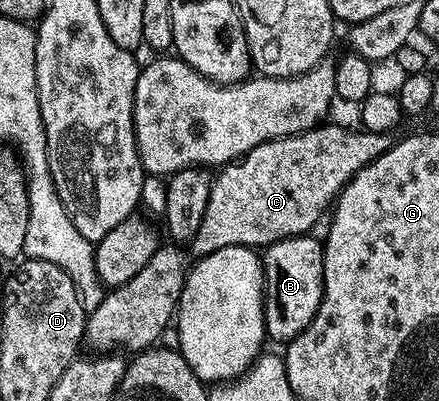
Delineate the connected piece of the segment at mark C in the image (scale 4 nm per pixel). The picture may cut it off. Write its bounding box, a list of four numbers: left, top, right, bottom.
[189,122,396,257]

